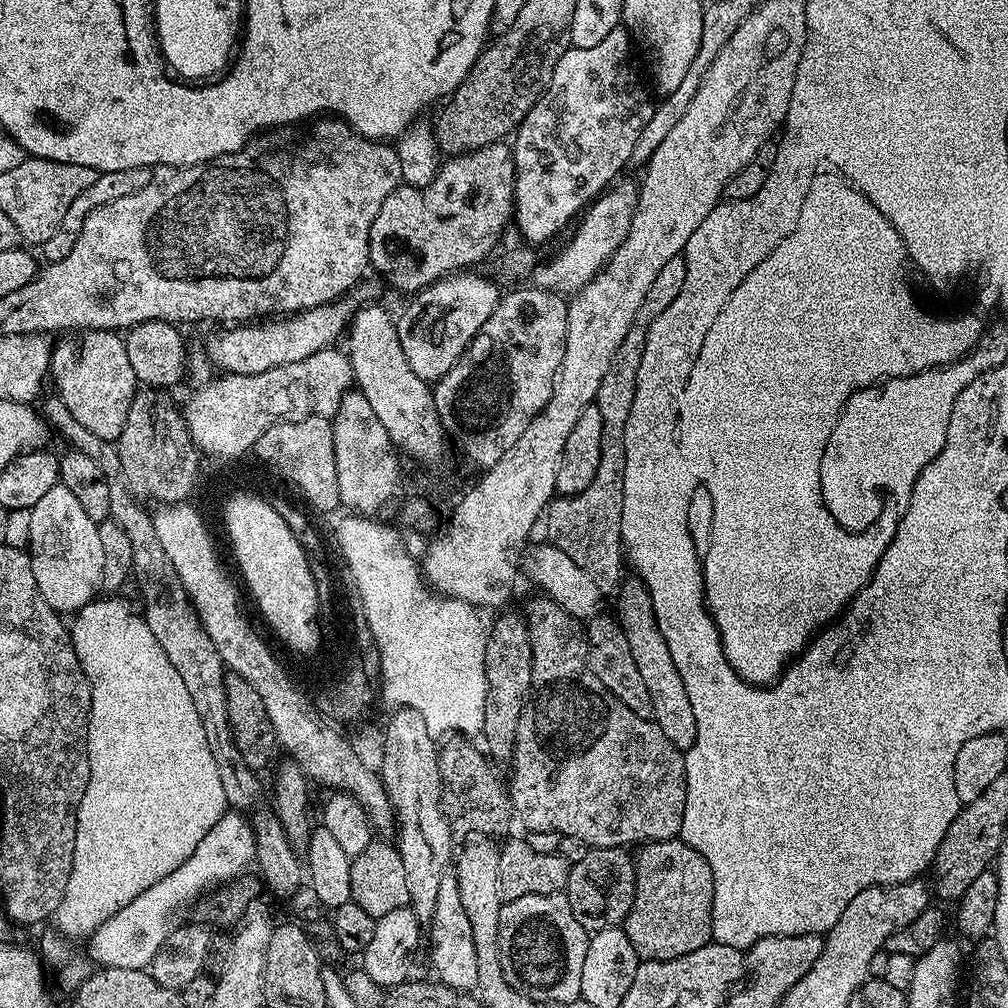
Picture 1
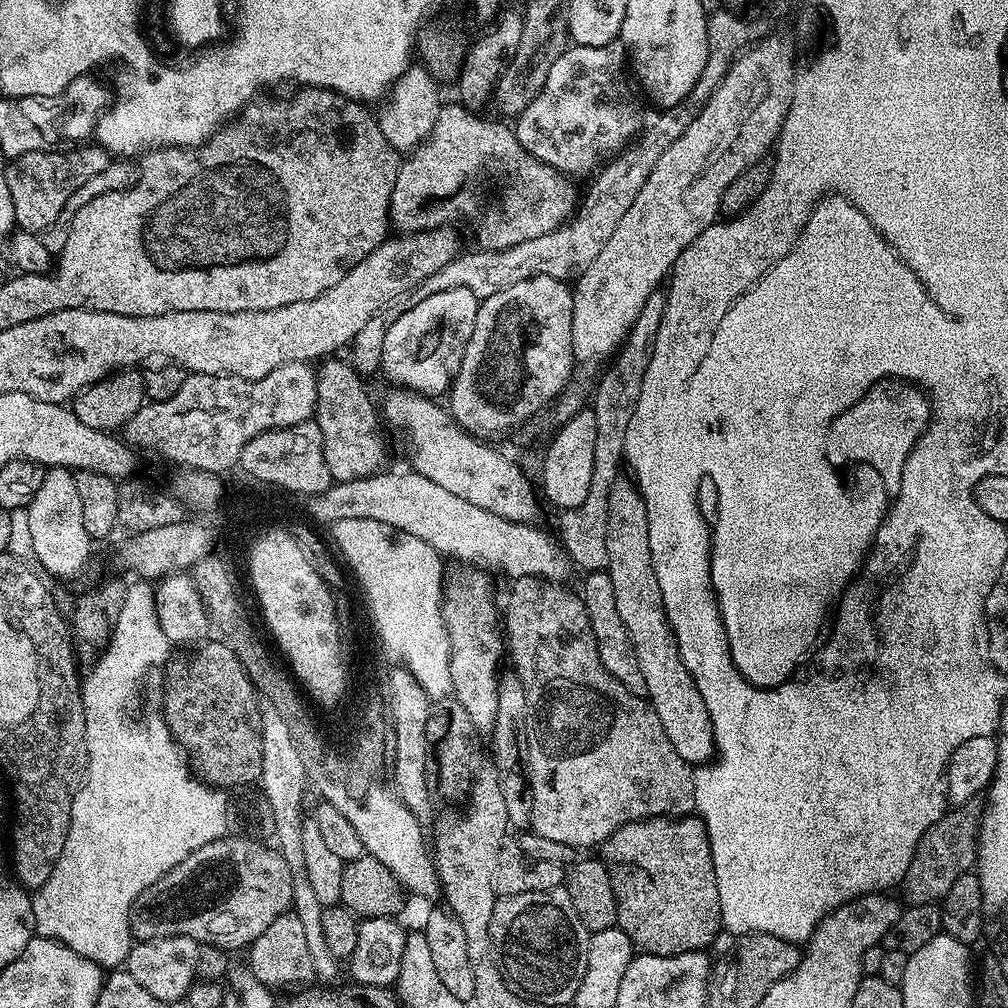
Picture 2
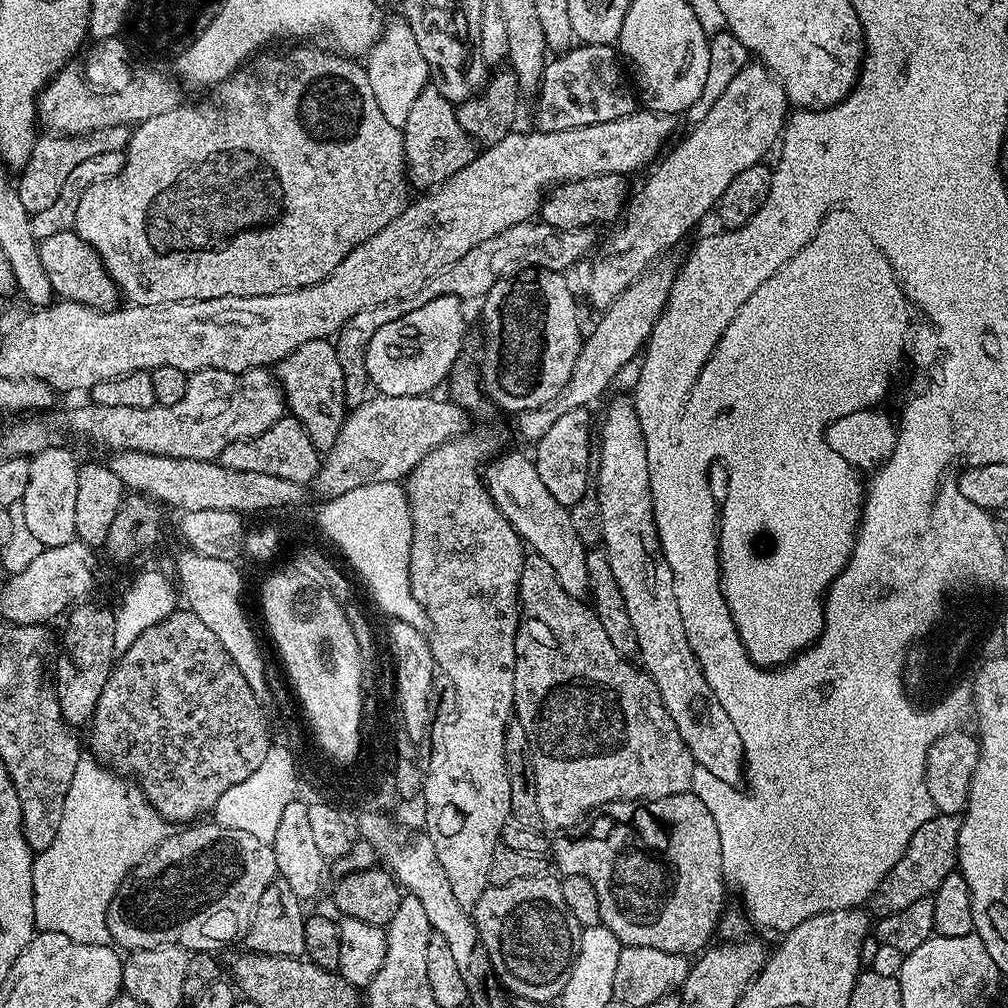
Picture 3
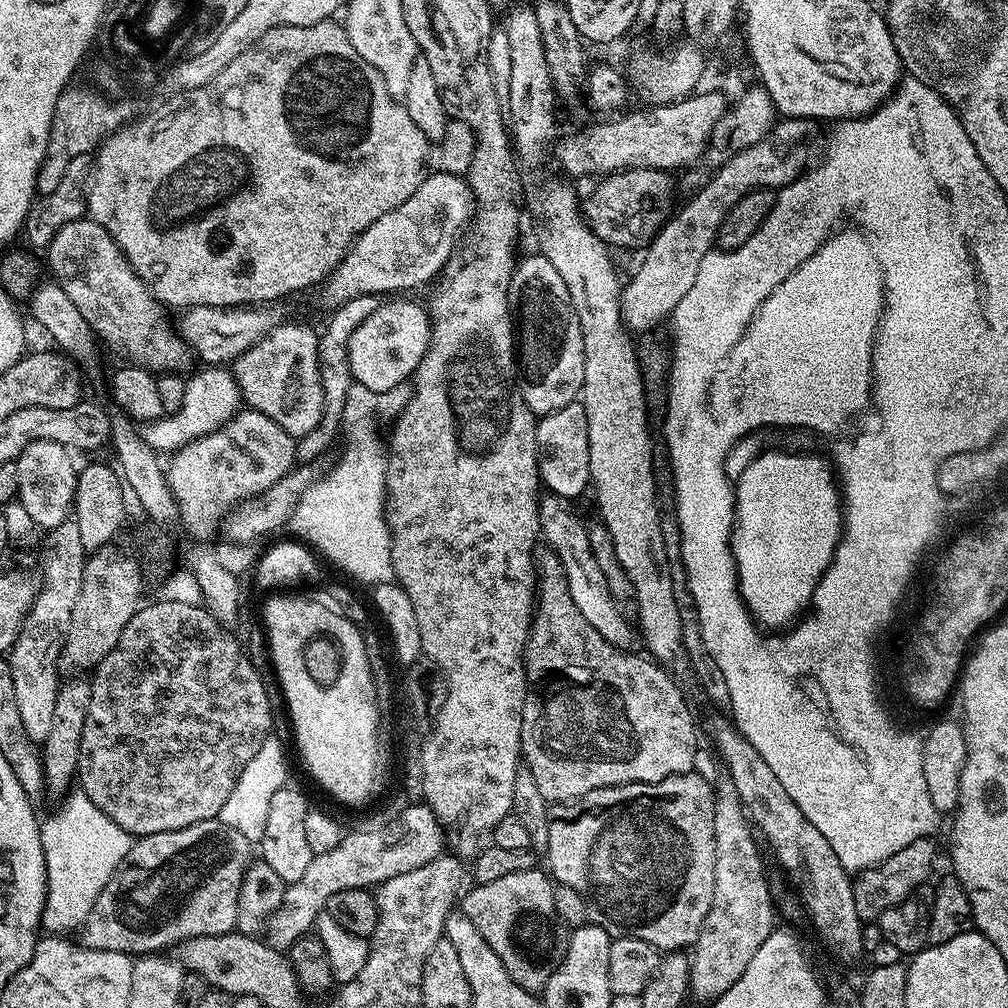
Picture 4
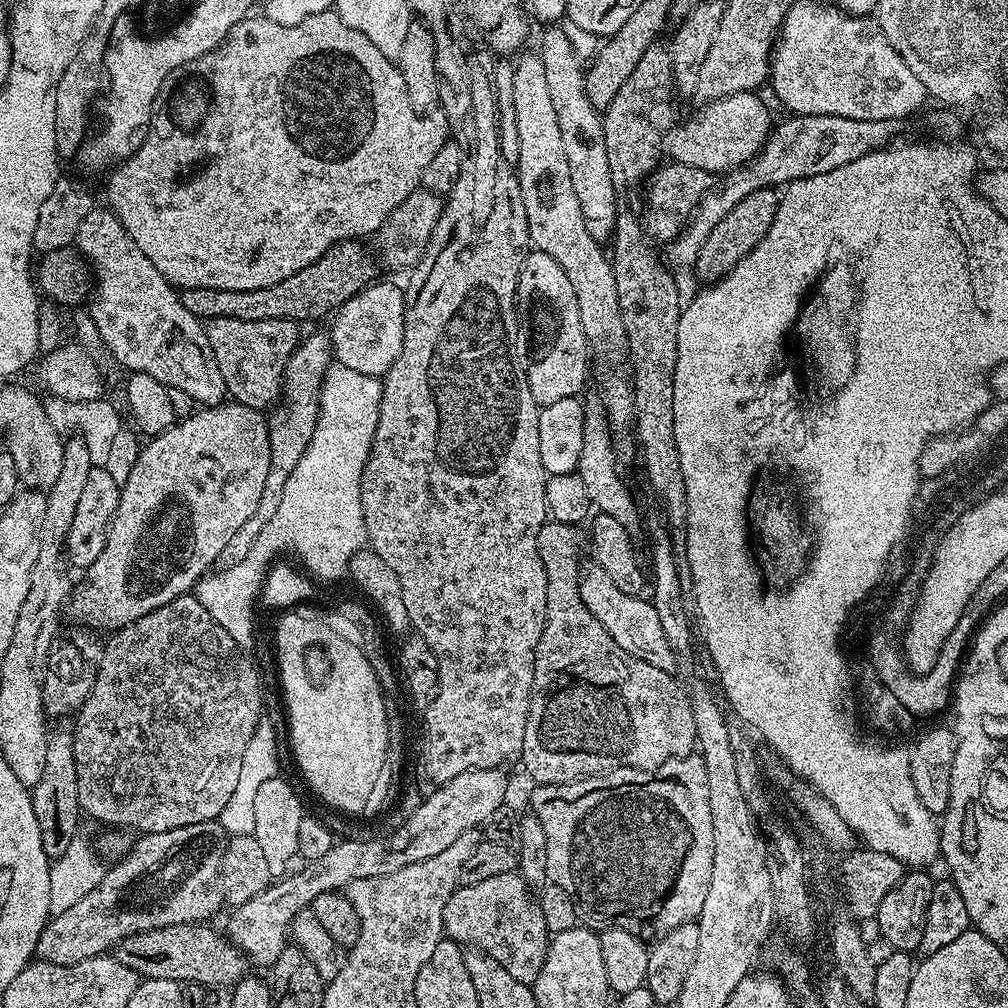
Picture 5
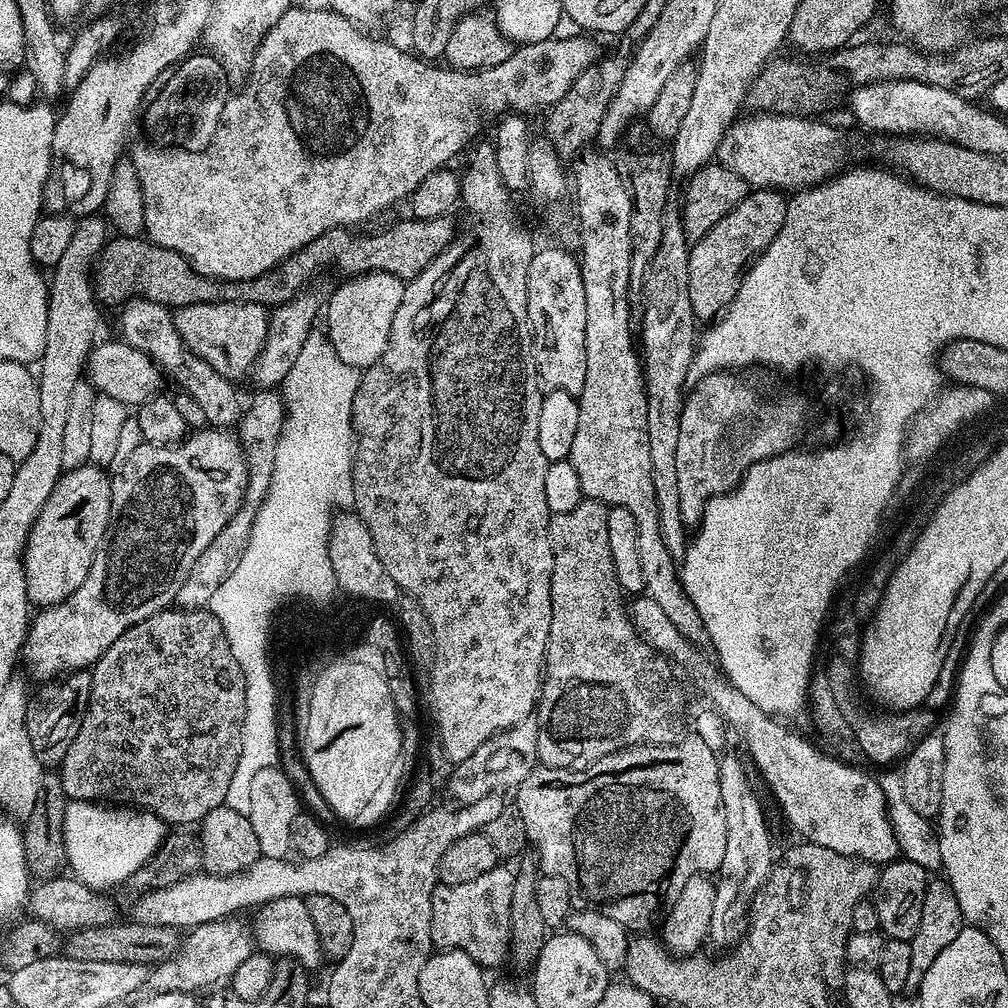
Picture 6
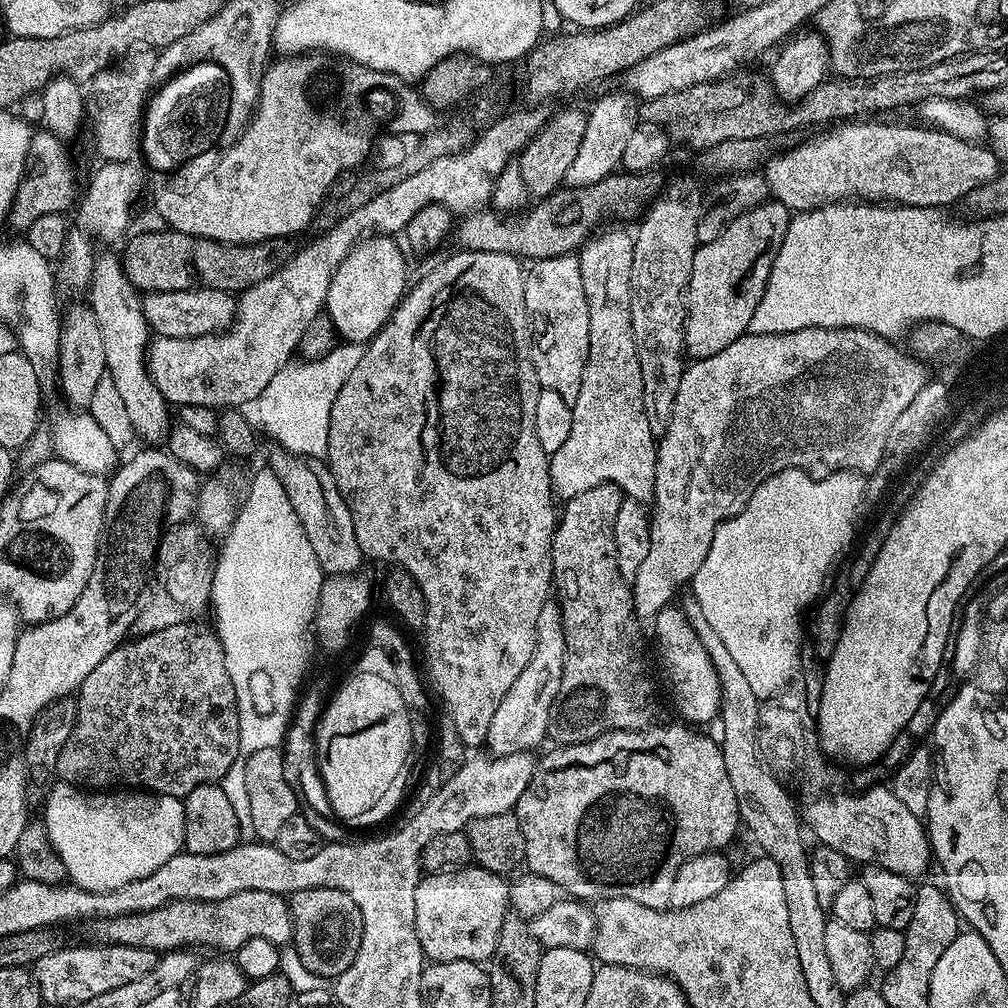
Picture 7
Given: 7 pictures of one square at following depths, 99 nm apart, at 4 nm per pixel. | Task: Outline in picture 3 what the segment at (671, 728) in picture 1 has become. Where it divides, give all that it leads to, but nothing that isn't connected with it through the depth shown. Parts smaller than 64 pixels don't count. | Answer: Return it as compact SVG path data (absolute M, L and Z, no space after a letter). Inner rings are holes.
M631 399L616 400L605 410L604 425L598 428L598 464L599 460L600 469L594 472L594 495L600 503L602 547L610 558L610 570L614 570L622 598L626 598L626 614L630 614L636 631L639 663L652 675L682 742L697 765L722 782L743 785L746 765L742 738L738 738L730 714L722 710L722 702L714 698L714 690L710 690L710 682L706 682L706 674L702 674L702 666L694 650L690 650L674 594L674 578L670 566L660 557L646 442Z

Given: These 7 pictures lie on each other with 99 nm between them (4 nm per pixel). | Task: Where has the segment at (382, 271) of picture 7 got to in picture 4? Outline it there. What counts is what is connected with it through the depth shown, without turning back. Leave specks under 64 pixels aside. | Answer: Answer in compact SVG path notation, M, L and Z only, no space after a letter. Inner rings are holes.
M400 298L389 300L392 301L381 303L380 308L354 330L348 350L353 381L381 394L398 387L404 379L405 383L415 373L432 341L430 316L425 309L423 312L416 304L403 304Z

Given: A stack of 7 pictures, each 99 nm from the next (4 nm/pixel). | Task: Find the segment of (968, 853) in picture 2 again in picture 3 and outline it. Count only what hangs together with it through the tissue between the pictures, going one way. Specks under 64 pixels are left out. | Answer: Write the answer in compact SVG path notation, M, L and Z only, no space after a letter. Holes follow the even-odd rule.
M937 814L932 817L930 822L918 826L914 838L909 842L908 849L902 854L902 858L898 858L894 870L890 870L888 877L880 883L880 887L872 894L870 904L871 907L877 908L877 913L887 914L898 910L906 910L906 906L914 906L914 902L918 902L918 898L926 898L935 894L938 886L942 886L942 878L946 878L957 867L956 851L958 850L960 822L960 816L942 816Z

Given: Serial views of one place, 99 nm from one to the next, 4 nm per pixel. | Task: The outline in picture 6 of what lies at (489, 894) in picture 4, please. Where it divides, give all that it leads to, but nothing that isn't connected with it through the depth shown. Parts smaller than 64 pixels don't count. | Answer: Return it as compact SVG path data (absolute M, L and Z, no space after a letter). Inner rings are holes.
M497 866L494 870L490 870L486 874L482 874L478 878L474 878L474 882L458 882L457 884L442 884L437 883L436 889L432 892L432 943L437 949L443 950L446 948L457 948L466 954L470 954L470 958L474 958L474 962L478 962L481 968L491 970L495 964L500 964L504 959L509 959L510 945L512 935L510 934L510 898L514 894L514 878L515 871L510 867Z

